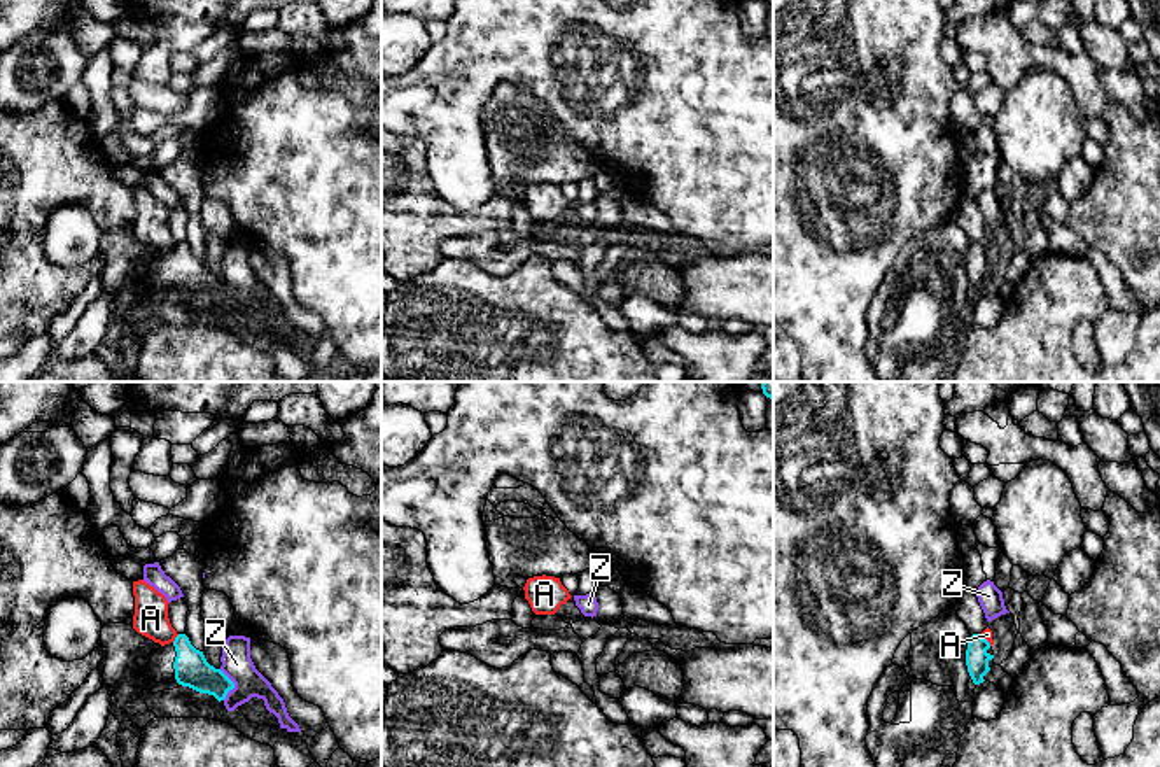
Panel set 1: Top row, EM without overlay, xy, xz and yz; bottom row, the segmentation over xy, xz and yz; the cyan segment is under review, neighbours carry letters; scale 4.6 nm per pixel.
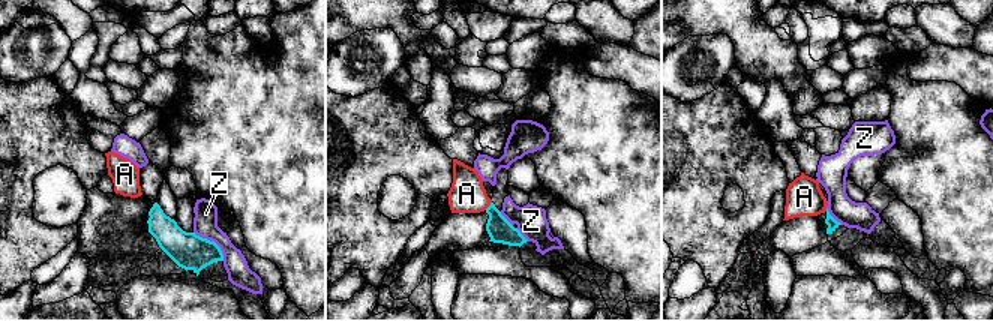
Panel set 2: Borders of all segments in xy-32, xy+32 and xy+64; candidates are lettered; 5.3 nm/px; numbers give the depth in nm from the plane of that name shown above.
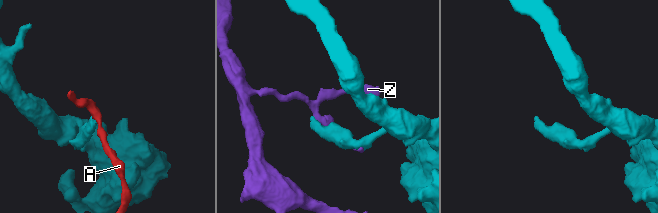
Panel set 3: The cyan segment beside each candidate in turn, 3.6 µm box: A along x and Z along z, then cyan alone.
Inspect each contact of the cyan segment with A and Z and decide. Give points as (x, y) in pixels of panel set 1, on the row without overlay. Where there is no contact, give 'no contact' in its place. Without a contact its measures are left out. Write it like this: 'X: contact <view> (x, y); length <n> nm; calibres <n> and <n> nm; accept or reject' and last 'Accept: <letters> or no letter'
A: contact xy (175, 246); length 50 nm; calibres 160 and 160 nm; reject
Z: contact xy (233, 293); length 150 nm; calibres 160 and 140 nm; reject
Accept: no letter

